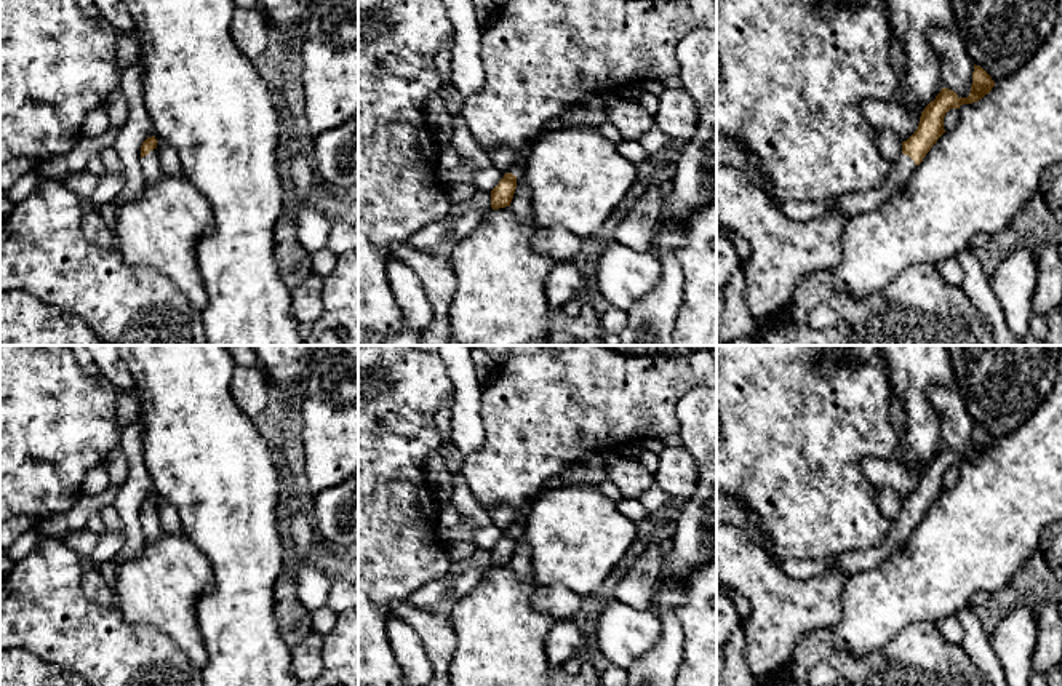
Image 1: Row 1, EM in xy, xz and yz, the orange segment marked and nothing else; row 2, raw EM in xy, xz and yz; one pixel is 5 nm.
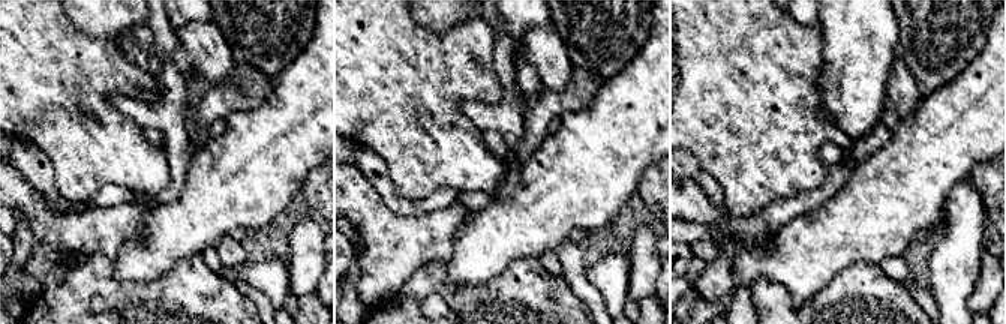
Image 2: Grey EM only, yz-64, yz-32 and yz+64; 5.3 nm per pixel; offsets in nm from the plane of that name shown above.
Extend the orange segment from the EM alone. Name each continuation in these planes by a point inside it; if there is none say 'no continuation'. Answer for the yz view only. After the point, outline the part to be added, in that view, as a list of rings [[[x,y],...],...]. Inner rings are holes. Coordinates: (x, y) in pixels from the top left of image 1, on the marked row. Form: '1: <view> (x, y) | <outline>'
1: yz (853, 203) | [[[902,154],[892,163],[891,173],[880,189],[841,195],[840,200],[828,209],[828,213],[838,213],[849,217],[873,213],[908,184],[915,170],[915,162],[908,155]]]

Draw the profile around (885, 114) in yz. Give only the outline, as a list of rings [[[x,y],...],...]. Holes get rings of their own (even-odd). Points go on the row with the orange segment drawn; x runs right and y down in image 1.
[[[867,99],[859,104],[867,120],[878,130],[894,131],[907,141],[918,128],[920,117],[896,99]]]

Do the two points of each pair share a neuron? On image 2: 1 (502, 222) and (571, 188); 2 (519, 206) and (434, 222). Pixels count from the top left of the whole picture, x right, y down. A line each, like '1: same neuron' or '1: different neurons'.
1: same neuron
2: different neurons

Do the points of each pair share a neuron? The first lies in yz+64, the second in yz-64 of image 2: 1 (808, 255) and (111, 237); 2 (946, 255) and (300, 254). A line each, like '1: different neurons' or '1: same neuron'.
1: different neurons
2: different neurons

